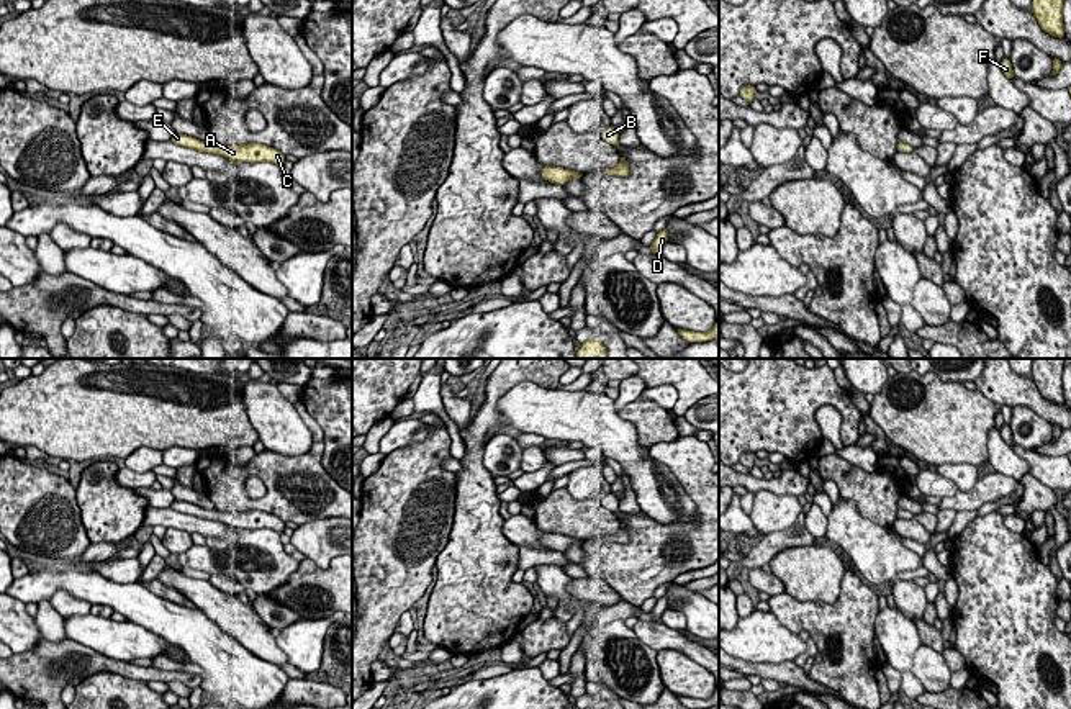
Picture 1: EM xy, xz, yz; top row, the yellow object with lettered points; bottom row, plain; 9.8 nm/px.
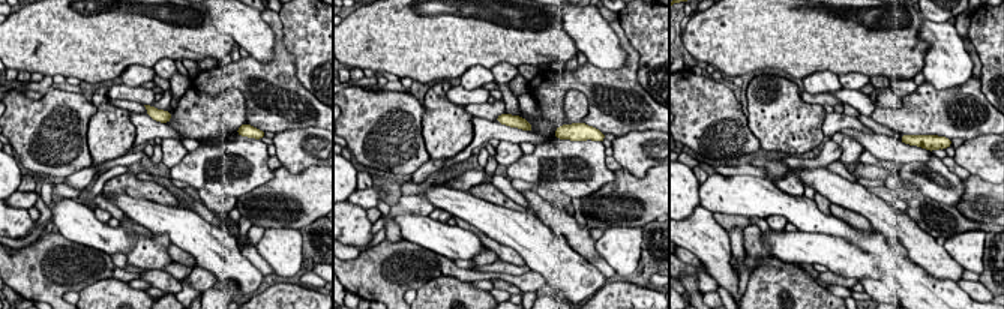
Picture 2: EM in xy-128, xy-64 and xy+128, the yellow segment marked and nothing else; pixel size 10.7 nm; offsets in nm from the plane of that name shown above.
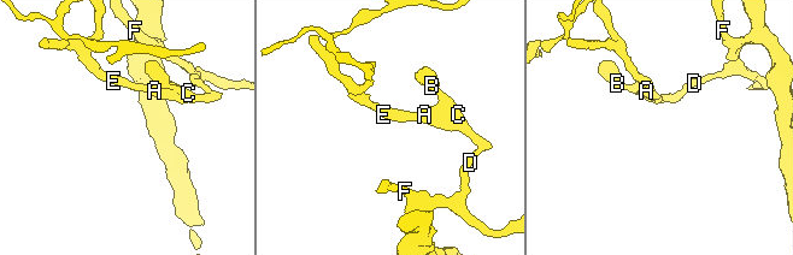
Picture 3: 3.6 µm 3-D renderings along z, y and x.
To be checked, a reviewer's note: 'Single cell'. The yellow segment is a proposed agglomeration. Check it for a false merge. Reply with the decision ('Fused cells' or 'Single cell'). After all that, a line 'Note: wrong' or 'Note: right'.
Single cell
Note: right

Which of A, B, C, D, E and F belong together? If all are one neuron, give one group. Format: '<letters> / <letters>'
A B C D E F

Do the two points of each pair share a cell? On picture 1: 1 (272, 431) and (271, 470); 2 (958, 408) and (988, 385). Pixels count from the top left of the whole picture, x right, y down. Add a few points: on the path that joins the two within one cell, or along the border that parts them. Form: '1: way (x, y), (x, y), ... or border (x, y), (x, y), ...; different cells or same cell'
1: border (310, 444), (305, 452), (293, 456), (266, 449); different cells
2: border (976, 388), (999, 408); different cells

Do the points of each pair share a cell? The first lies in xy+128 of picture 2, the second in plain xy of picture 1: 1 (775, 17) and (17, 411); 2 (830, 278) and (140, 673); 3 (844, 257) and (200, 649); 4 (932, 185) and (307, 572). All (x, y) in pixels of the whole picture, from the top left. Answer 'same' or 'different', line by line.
1: same
2: same
3: different
4: different

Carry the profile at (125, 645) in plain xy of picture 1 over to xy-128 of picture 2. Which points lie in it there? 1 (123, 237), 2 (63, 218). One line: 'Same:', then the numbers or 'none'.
Same: 1, 2

